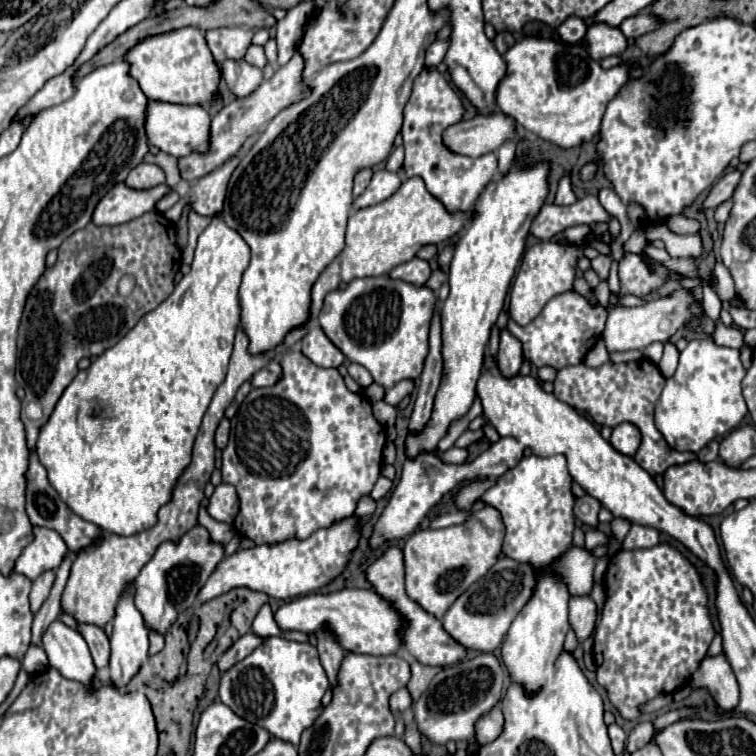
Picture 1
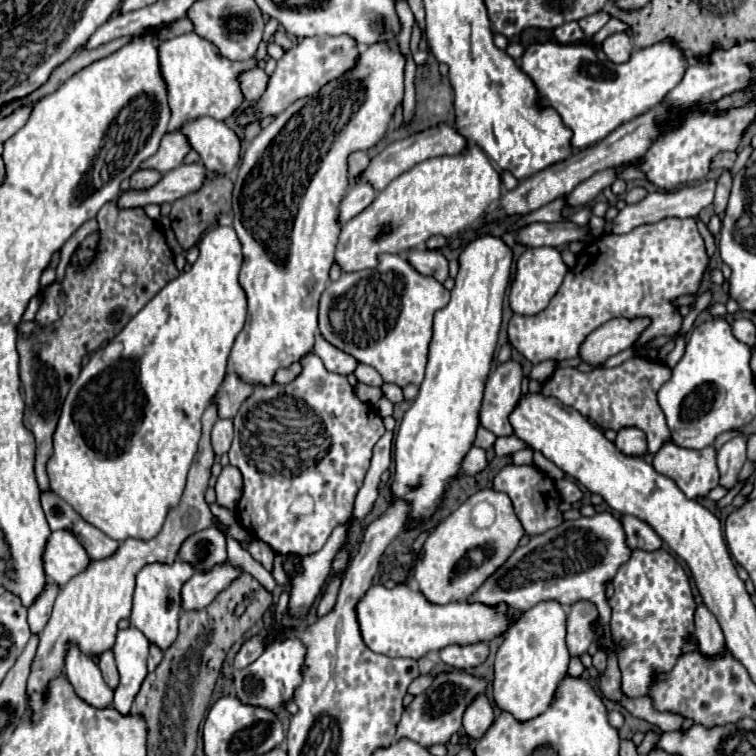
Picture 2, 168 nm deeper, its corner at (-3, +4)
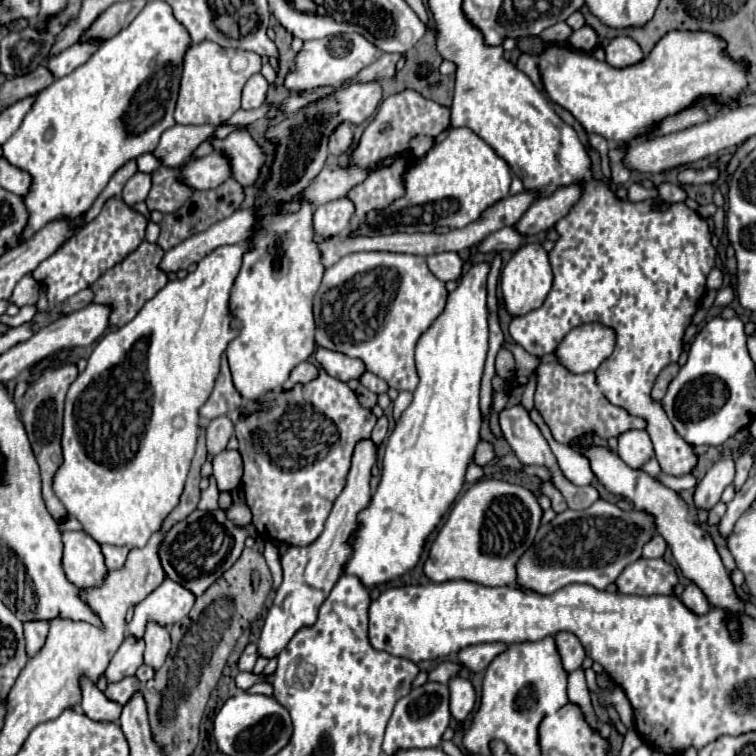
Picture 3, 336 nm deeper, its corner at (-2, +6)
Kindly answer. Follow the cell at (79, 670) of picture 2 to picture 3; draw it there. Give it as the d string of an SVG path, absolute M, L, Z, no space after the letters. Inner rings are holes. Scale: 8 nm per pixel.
M83 680L81 682L83 688L83 700L81 700L81 710L95 722L117 722L121 716L121 704L111 702L105 698L103 692L99 692L99 688L89 682Z

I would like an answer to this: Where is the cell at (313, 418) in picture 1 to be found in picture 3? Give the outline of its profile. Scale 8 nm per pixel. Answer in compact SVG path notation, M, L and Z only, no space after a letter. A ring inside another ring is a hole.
M325 370L309 384L295 384L287 392L269 392L261 400L265 402L265 410L235 422L235 436L239 438L239 452L245 464L241 486L247 496L247 506L263 538L291 546L309 546L321 534L333 502L345 486L355 444L371 436L377 418L357 402L355 392L345 382L329 376Z

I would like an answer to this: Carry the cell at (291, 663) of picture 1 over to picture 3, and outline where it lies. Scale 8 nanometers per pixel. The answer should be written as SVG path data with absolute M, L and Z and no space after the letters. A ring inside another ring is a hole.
M239 672L237 678L235 678L235 684L237 684L237 688L247 690L247 688L251 688L255 682L271 682L271 680L273 680L273 676L263 678L263 674L255 676L255 674L249 674L249 672Z

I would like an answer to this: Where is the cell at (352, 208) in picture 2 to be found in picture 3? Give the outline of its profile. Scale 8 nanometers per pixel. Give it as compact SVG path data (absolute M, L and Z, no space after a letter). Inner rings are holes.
M347 198L327 202L327 204L315 208L313 230L315 230L315 234L319 234L323 238L347 232L351 216L353 216L353 204Z

